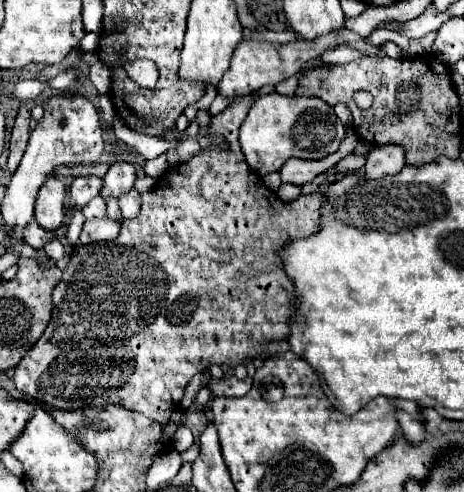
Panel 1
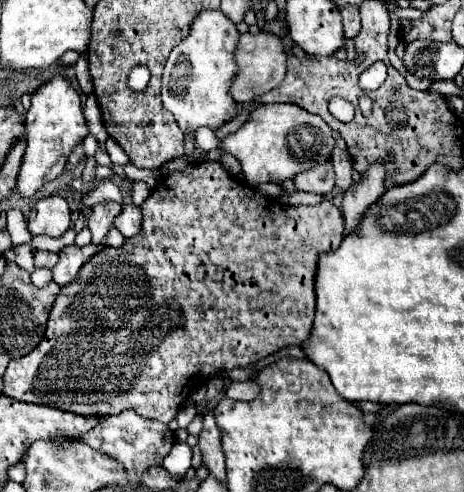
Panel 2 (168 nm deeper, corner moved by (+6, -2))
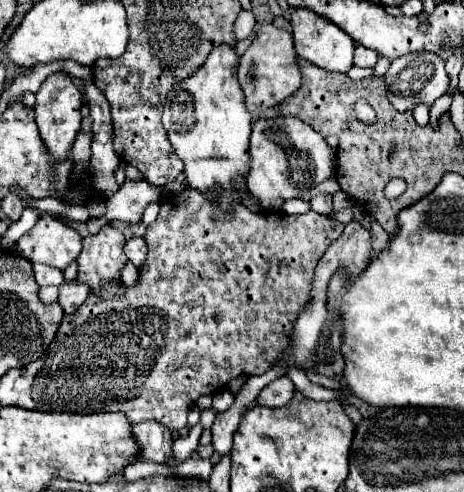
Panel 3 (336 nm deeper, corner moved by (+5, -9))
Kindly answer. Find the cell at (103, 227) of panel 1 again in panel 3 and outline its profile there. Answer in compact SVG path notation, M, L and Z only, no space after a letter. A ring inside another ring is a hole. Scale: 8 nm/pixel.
M70 281L70 283L62 283L60 285L60 297L58 297L58 305L64 309L66 315L72 315L88 297L90 291L86 291L86 287L82 287L82 283Z

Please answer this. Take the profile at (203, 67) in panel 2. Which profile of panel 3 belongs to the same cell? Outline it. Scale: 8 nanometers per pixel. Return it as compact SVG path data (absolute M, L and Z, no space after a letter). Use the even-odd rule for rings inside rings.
M216 47L194 77L184 79L174 91L170 91L162 113L162 125L174 153L184 163L188 185L204 195L216 191L214 201L222 211L234 211L234 205L242 203L242 195L250 197L246 177L250 171L248 139L252 117L244 105L244 95L234 75L238 59L240 57L232 47Z

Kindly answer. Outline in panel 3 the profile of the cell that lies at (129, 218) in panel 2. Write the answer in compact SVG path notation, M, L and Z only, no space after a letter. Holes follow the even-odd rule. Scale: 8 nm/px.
M132 237L132 239L128 239L128 241L126 241L124 251L126 251L128 261L130 261L130 263L134 263L134 267L136 267L136 269L142 269L142 267L146 265L148 249L146 249L144 239L140 239L140 237Z

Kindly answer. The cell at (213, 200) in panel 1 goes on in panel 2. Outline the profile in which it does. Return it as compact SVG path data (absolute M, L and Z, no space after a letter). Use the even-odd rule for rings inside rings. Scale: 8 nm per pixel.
M199 162L199 164L187 164L185 170L173 172L165 176L153 190L151 196L143 202L143 226L141 232L133 238L127 238L123 246L111 248L105 246L95 256L85 262L77 274L77 278L63 286L47 320L47 330L43 340L35 350L31 350L27 356L11 360L7 366L7 372L3 376L5 396L13 396L13 400L19 402L33 402L43 404L51 408L59 408L65 412L73 412L79 416L109 416L119 414L123 410L135 410L143 418L159 420L163 424L169 424L177 412L181 402L187 398L187 394L201 382L209 380L213 372L219 372L223 368L247 368L249 364L277 352L285 346L299 346L311 332L313 316L315 316L315 292L313 292L313 278L315 278L315 264L317 256L321 252L331 252L339 248L343 240L343 218L341 212L333 202L323 198L323 202L315 206L287 206L281 202L273 202L273 198L263 196L253 186L241 186L237 184L229 172L219 162ZM143 334L159 334L159 346L143 348L141 336Z

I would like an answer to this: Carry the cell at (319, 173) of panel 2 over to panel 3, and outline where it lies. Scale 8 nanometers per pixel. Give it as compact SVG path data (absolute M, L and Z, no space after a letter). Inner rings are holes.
M318 195L318 197L314 197L310 201L310 205L320 215L332 215L334 213L334 209L332 209L332 197L330 195Z

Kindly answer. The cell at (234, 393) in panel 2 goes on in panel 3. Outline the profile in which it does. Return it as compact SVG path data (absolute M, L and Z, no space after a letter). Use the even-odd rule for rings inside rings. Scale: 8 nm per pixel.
M288 377L276 379L268 387L262 389L258 395L258 405L268 405L268 407L282 407L288 403L288 399L294 395L294 383Z

